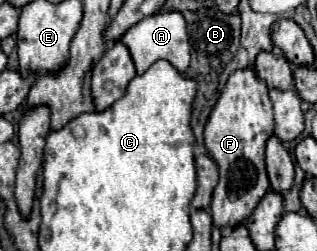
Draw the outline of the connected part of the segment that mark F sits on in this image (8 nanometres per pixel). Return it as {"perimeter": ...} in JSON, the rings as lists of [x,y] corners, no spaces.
{"perimeter":[[[254,69],[234,71],[228,77],[228,83],[214,111],[210,113],[210,119],[204,129],[204,143],[206,143],[208,155],[218,163],[218,171],[220,171],[220,181],[212,195],[212,219],[216,227],[222,229],[226,225],[238,225],[242,223],[242,219],[248,219],[252,209],[268,191],[270,183],[268,183],[266,165],[264,165],[264,145],[272,133],[274,133],[274,117],[272,117],[272,101],[268,97],[268,85],[260,81],[260,77],[256,77]]]}

